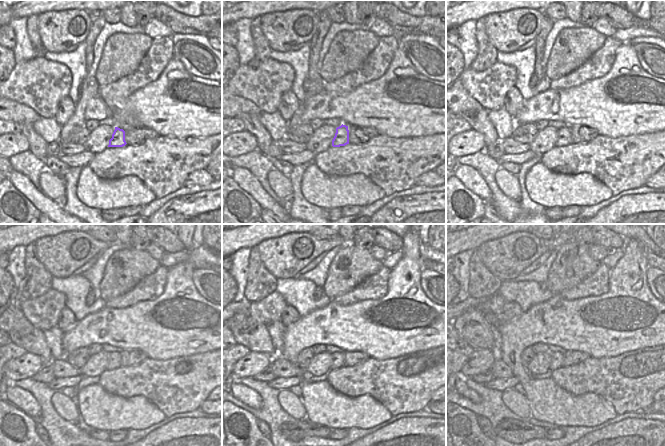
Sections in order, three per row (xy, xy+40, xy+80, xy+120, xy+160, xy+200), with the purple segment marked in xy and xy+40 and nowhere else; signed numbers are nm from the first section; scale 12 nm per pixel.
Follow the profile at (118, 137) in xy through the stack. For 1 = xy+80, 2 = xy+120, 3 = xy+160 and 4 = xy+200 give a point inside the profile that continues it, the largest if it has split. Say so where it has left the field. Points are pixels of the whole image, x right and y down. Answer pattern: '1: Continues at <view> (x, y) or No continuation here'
1: Continues at xy+80 (565, 137)
2: Continues at xy+120 (115, 358)
3: Continues at xy+160 (338, 359)
4: Continues at xy+200 (557, 358).

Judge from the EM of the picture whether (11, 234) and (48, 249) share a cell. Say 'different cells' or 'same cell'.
different cells

